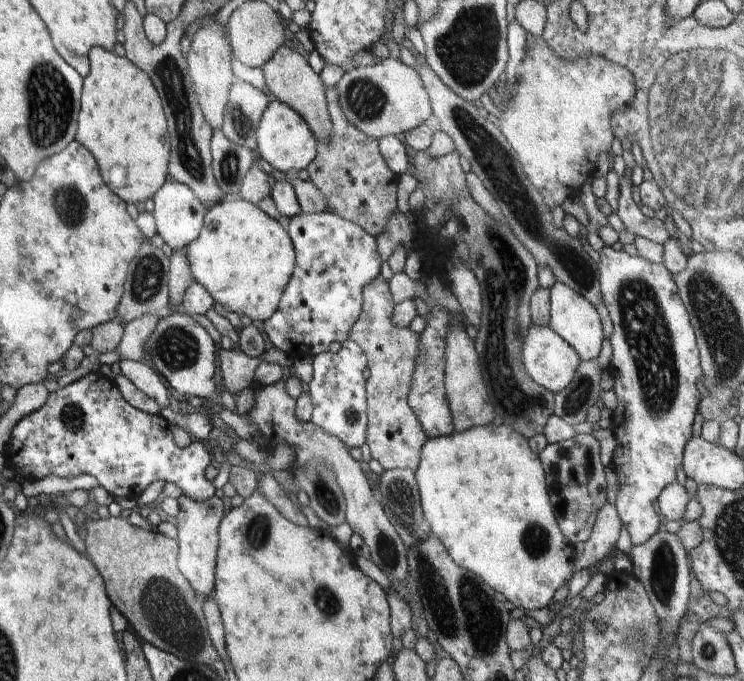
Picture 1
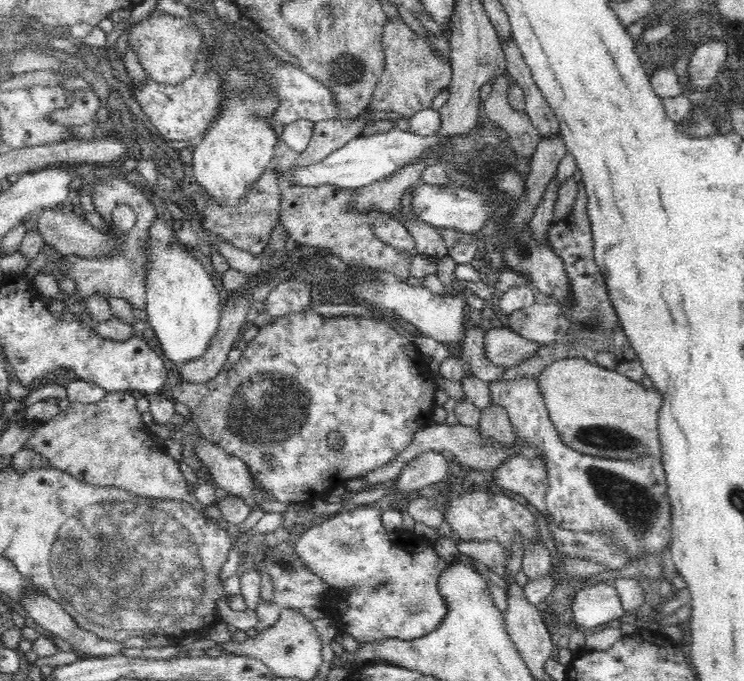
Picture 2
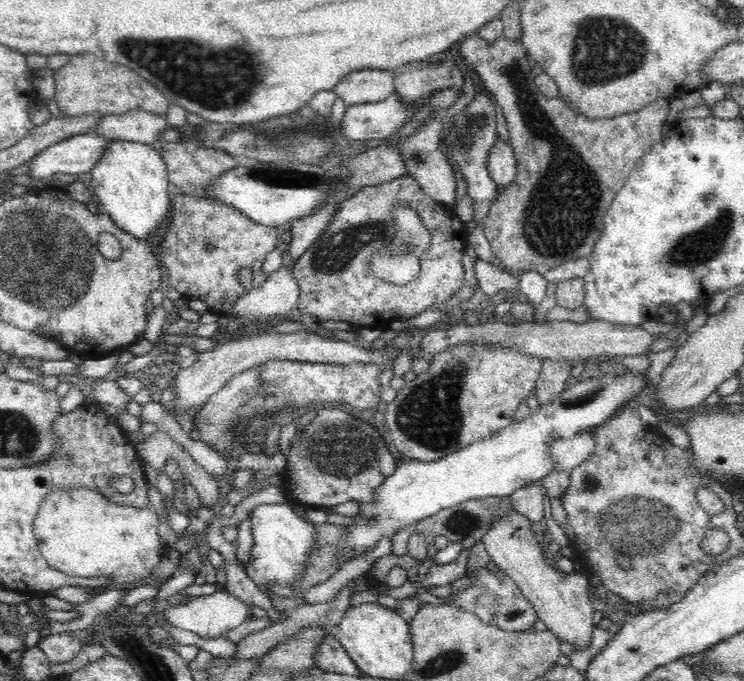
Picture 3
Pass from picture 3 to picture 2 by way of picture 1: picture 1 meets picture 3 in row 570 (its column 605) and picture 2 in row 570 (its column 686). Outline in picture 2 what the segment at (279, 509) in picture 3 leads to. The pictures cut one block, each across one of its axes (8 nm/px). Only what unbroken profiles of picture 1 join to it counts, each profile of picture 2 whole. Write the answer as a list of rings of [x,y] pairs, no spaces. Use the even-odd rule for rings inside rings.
[[[360,506],[352,508],[332,516],[328,520],[312,524],[302,531],[294,541],[296,555],[304,561],[304,565],[316,575],[326,581],[326,592],[322,594],[321,604],[318,608],[330,618],[333,624],[341,632],[345,631],[358,642],[374,644],[386,638],[398,640],[416,640],[436,630],[442,624],[447,613],[444,597],[440,594],[437,584],[440,573],[452,562],[442,561],[434,551],[431,541],[425,540],[420,535],[411,531],[390,532],[384,528],[381,514],[378,508]],[[355,586],[346,598],[341,596],[341,590]],[[345,600],[349,609],[344,613],[338,610],[338,603]]]

